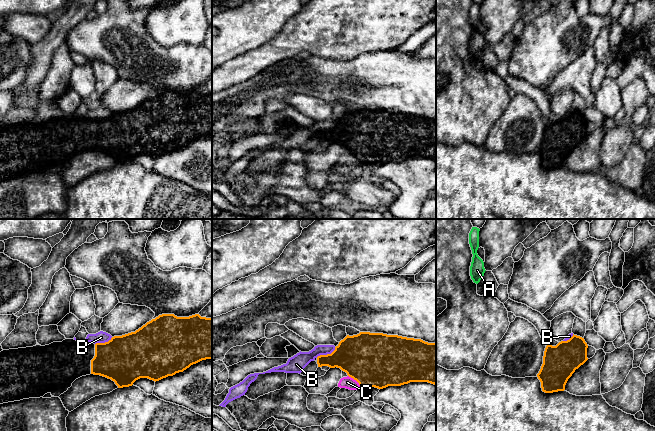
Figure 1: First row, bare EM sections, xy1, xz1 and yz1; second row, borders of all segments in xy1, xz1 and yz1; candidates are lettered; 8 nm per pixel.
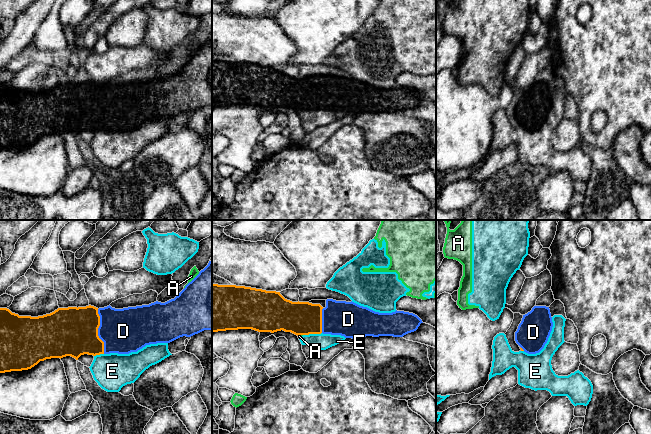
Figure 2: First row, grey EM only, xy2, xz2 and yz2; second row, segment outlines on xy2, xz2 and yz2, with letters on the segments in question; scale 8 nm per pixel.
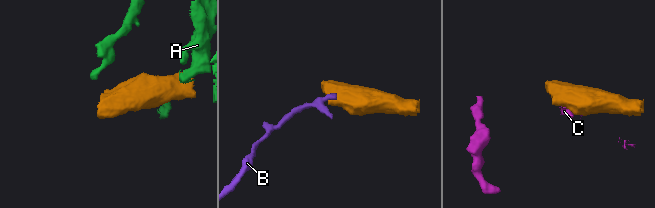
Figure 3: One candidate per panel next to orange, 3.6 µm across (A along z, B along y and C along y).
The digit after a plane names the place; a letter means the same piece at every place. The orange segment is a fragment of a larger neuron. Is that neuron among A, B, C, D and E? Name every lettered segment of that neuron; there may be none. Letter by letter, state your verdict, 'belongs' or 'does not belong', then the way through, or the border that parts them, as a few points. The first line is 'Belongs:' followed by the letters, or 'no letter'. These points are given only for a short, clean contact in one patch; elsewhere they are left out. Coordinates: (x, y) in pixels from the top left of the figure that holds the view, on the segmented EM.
Belongs: D
A: does not belong; border xz2 (302, 334), (298, 336)
B: does not belong; border xz1 (335, 347), (330, 353), (320, 354), (316, 357)
C: does not belong; border xz1 (348, 375), (360, 386)
D: belongs; way xy2 (72, 331), (97, 331), (123, 331)
E: does not belong; border xz2 (321, 332), (303, 335)

